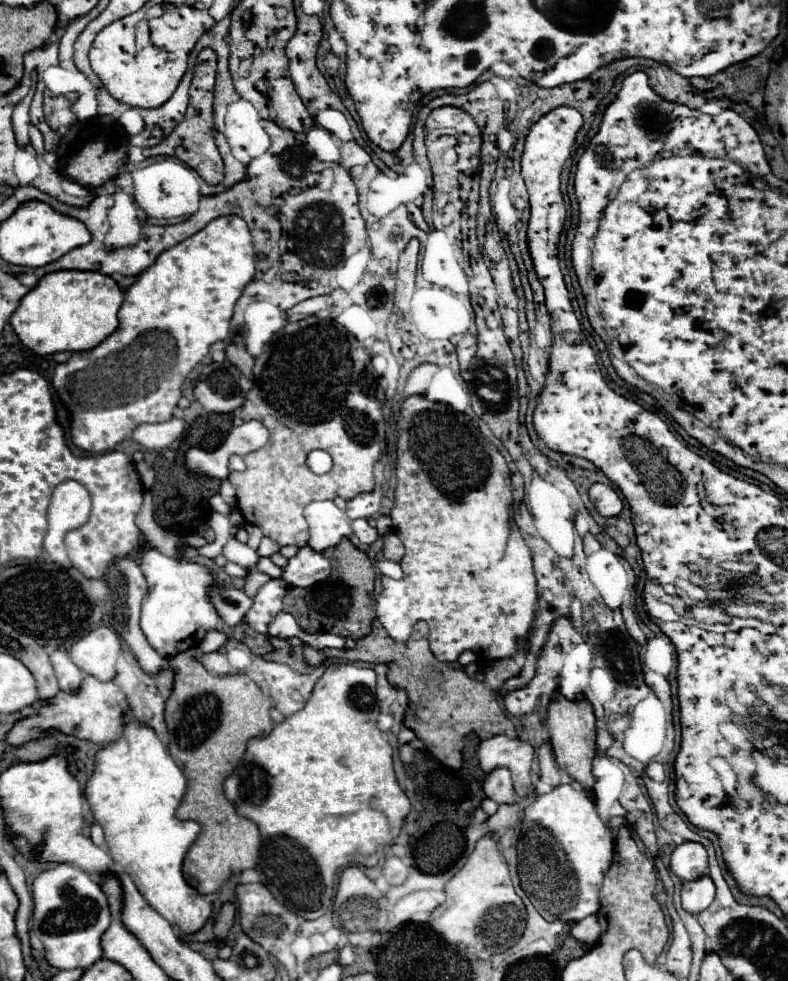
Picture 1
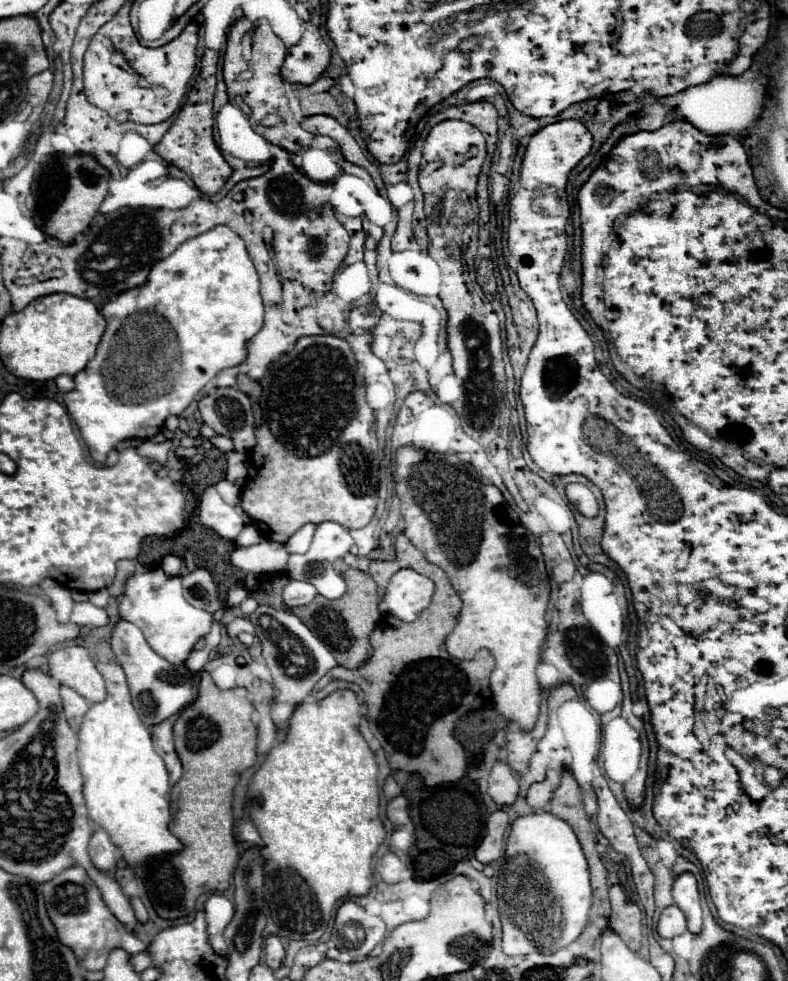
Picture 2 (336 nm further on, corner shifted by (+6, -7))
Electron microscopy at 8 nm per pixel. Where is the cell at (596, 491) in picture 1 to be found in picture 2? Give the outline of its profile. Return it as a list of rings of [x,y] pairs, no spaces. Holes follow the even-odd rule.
[[[580,483],[566,485],[566,497],[584,517],[596,517],[598,503],[586,485],[580,485]]]

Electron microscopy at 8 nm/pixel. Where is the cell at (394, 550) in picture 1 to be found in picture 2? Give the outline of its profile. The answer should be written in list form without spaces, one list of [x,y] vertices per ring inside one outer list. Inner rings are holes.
[[[398,535],[396,539],[394,561],[370,563],[370,577],[378,583],[380,597],[386,595],[386,585],[398,569],[414,569],[432,579],[436,585],[432,603],[412,623],[400,621],[394,615],[382,617],[372,633],[370,659],[354,671],[336,667],[332,675],[336,679],[356,683],[364,691],[370,731],[386,751],[392,771],[418,773],[428,787],[456,783],[464,775],[466,755],[462,745],[454,741],[452,729],[456,719],[490,699],[488,679],[494,669],[494,657],[488,649],[480,649],[474,661],[458,661],[448,655],[444,639],[456,623],[462,601],[452,589],[446,573],[428,563],[406,535]]]

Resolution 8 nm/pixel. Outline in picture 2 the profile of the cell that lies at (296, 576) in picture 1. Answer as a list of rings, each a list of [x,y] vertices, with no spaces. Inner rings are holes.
[[[290,581],[284,587],[282,595],[288,607],[298,607],[298,605],[308,605],[316,597],[316,589],[306,581]]]

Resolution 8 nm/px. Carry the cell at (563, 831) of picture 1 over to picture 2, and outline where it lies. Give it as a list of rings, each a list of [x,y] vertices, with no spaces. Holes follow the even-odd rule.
[[[546,811],[518,817],[512,823],[506,861],[498,875],[502,951],[506,955],[528,955],[532,947],[558,951],[570,945],[586,927],[590,905],[588,863],[572,827]]]

